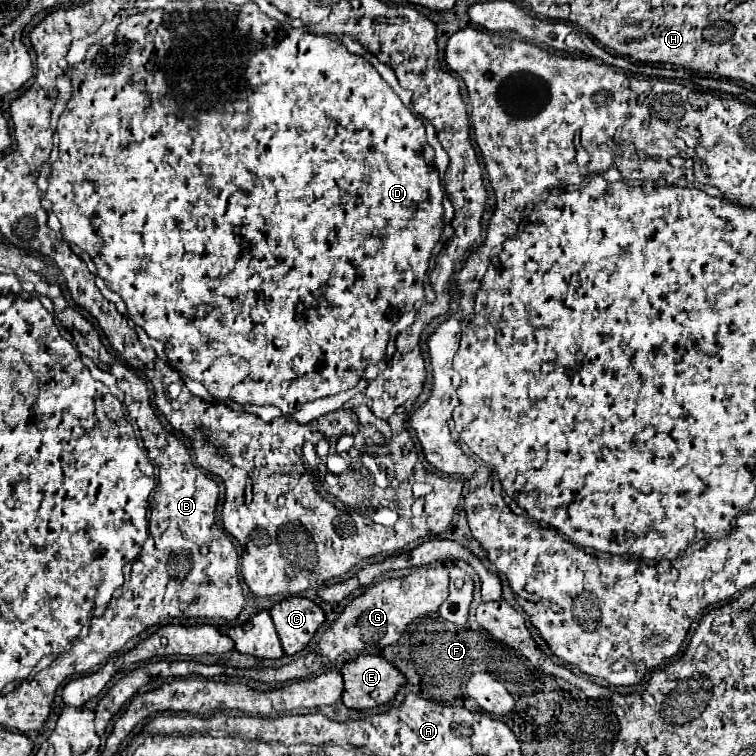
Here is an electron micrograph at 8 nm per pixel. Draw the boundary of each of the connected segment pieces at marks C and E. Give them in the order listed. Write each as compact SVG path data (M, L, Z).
M290 597L276 603L270 609L270 615L286 655L302 651L312 641L318 627L326 621L324 611L304 597Z
M360 655L354 661L346 663L342 667L342 677L344 677L342 701L346 707L356 709L356 711L372 709L372 707L392 701L398 689L406 685L406 677L402 677L402 673L392 663L388 663L384 657L374 657L374 655Z

